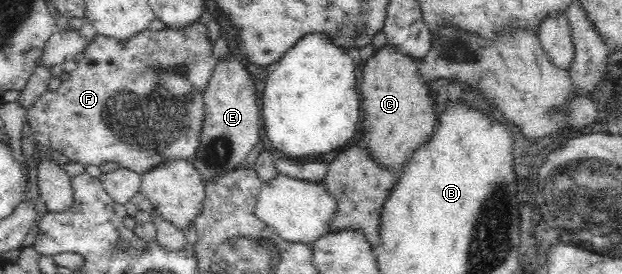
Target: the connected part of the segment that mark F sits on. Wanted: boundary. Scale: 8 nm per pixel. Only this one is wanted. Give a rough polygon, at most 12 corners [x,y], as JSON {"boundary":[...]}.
{"boundary":[[205,25],[98,34],[26,120],[141,176],[196,154]]}

